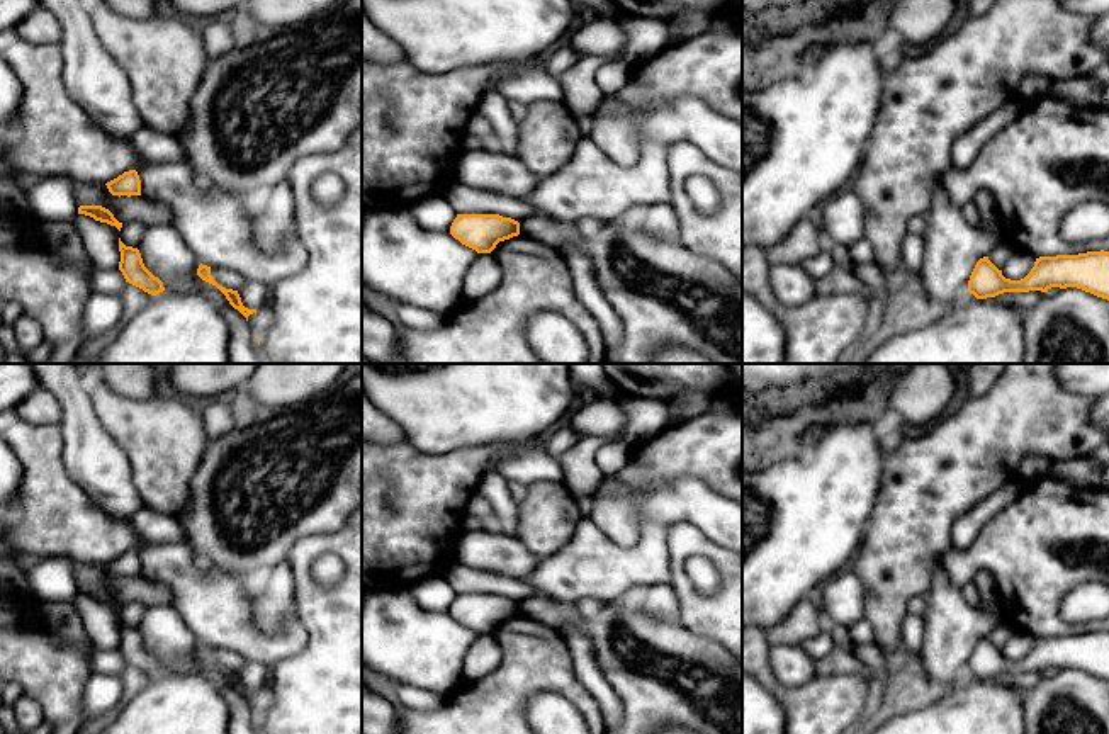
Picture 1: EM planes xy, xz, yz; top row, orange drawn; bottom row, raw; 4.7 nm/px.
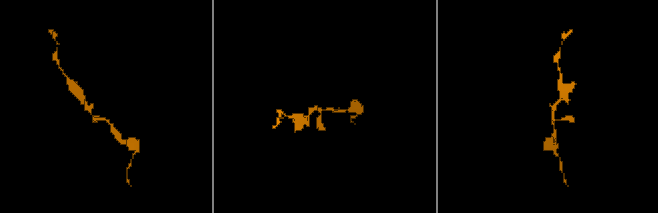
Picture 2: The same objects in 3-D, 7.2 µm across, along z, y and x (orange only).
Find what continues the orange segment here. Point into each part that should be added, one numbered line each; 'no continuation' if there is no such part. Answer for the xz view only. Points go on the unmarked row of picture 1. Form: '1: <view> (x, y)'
no continuation

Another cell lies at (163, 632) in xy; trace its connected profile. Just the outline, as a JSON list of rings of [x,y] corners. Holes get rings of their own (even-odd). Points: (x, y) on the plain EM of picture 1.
[[[172,605],[144,607],[138,630],[144,647],[163,663],[163,673],[199,675],[221,690],[229,707],[228,734],[262,734],[246,698],[216,666],[197,656],[200,642]]]

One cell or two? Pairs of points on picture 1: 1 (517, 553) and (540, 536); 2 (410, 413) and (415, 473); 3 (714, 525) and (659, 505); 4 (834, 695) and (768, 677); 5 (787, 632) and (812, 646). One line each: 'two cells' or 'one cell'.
1: two cells
2: two cells
3: one cell
4: one cell
5: two cells

